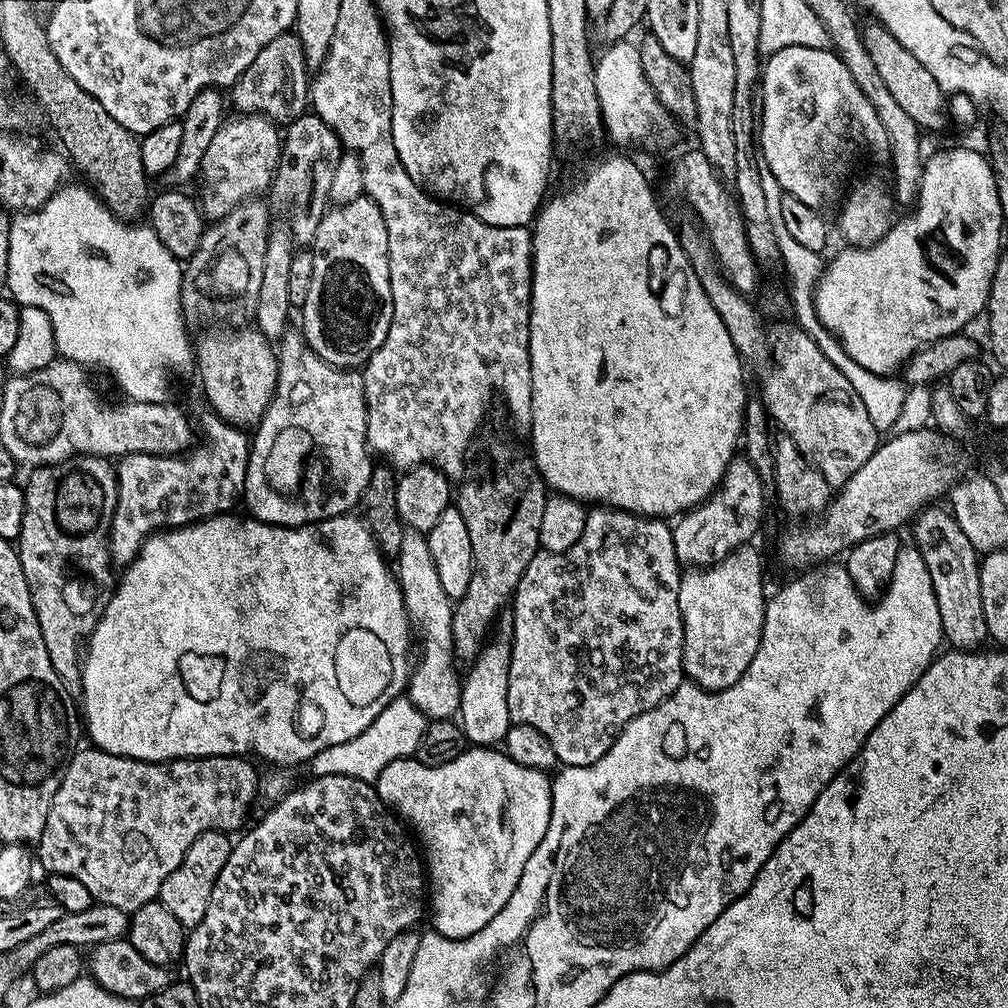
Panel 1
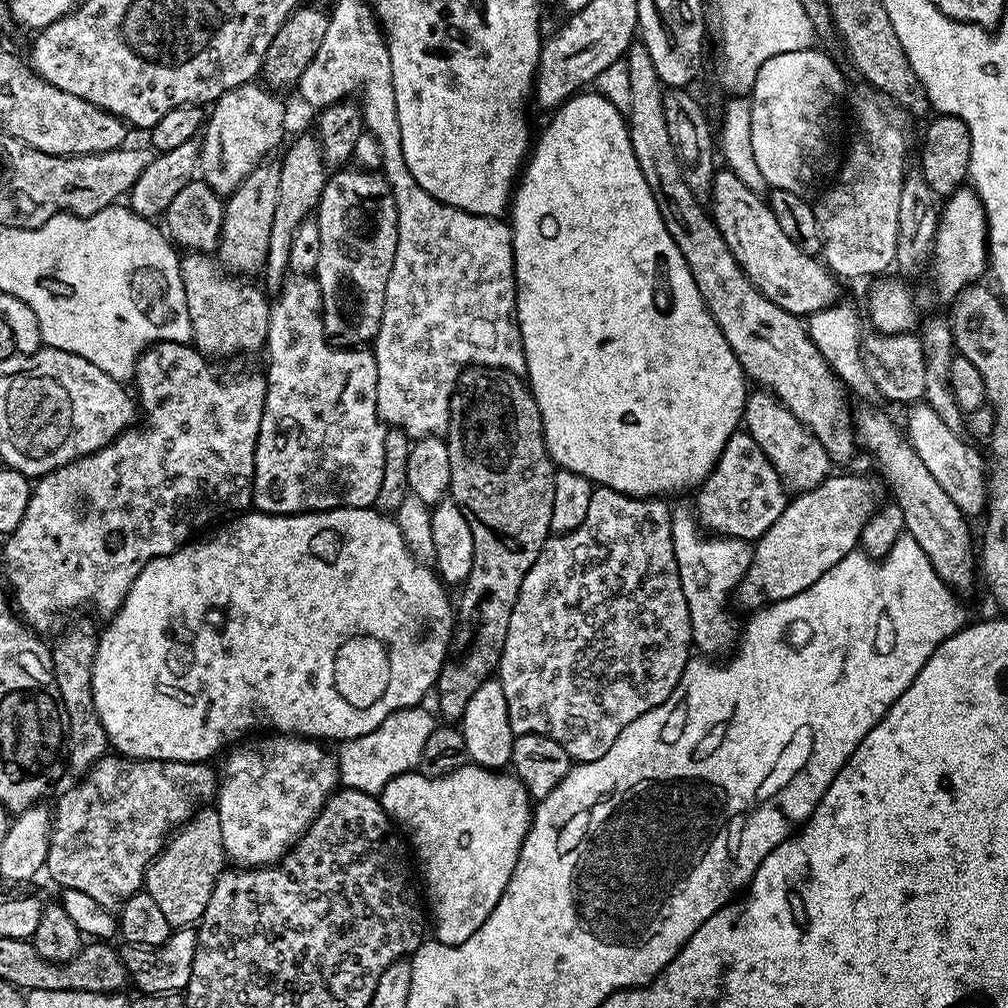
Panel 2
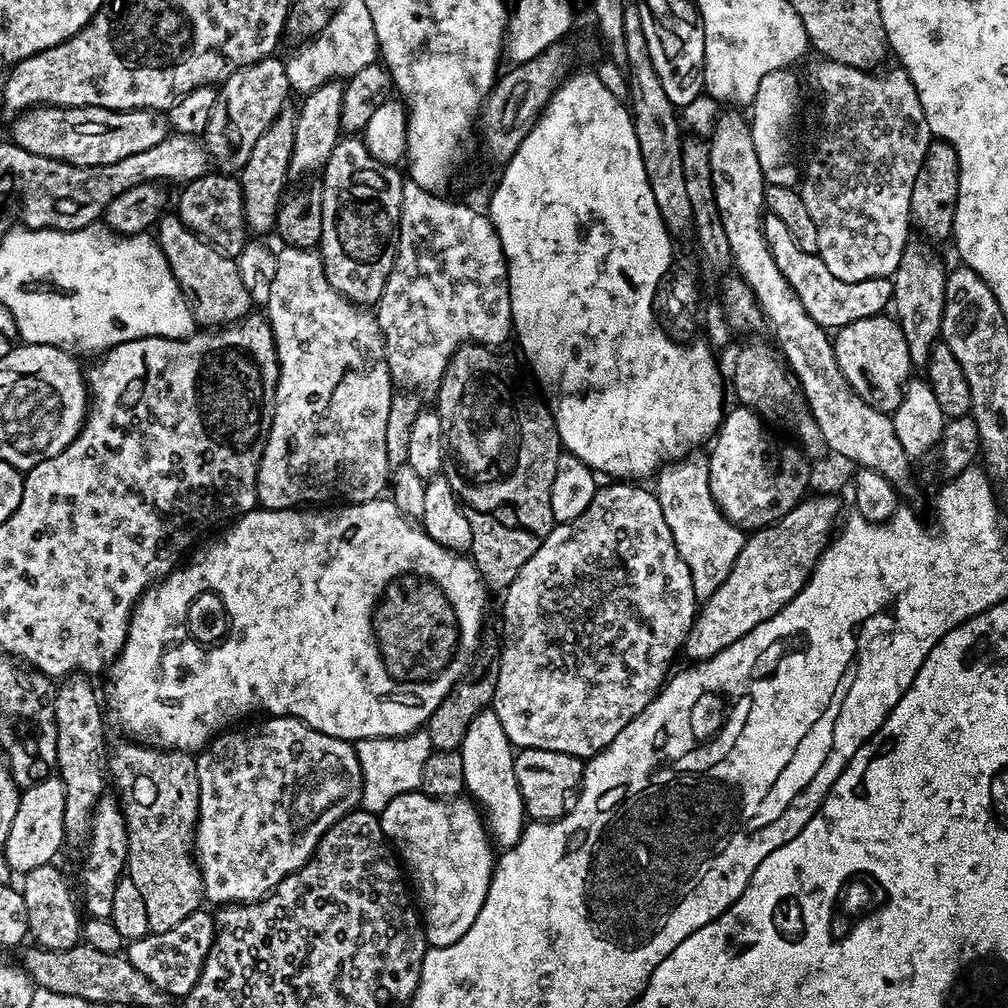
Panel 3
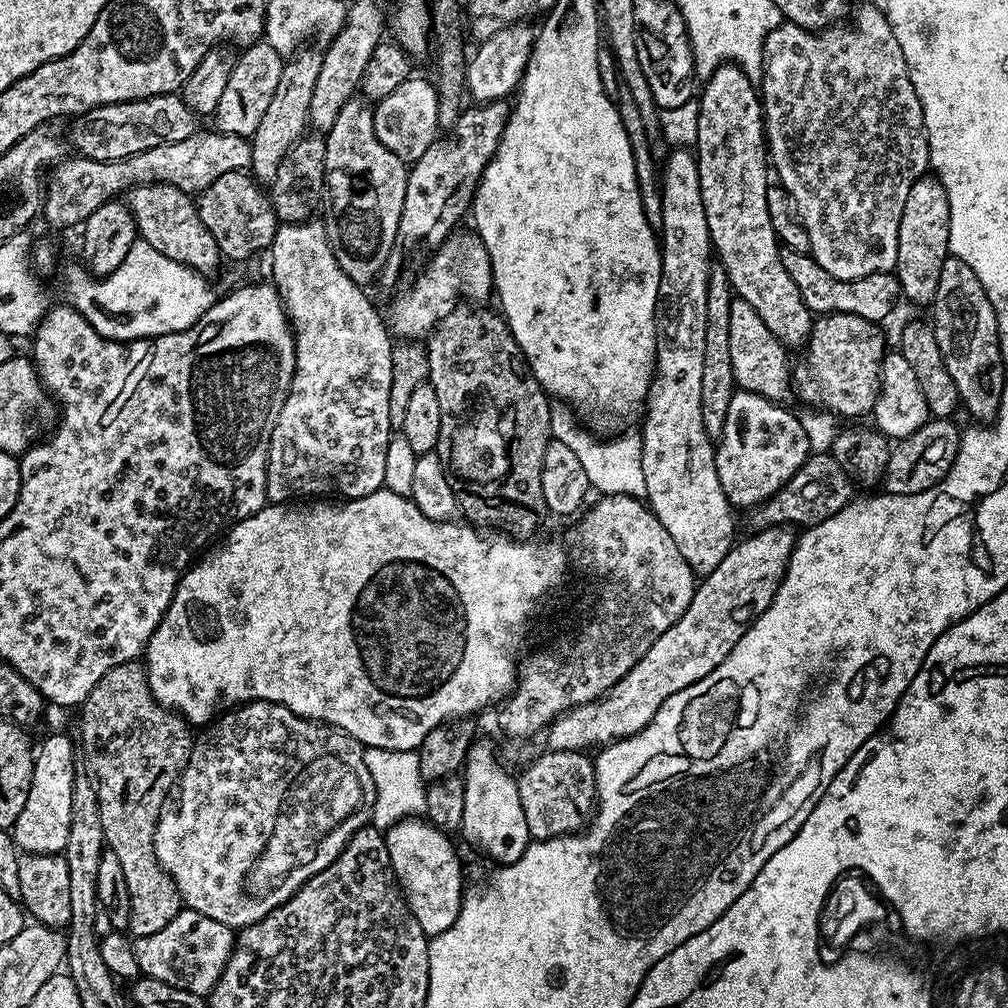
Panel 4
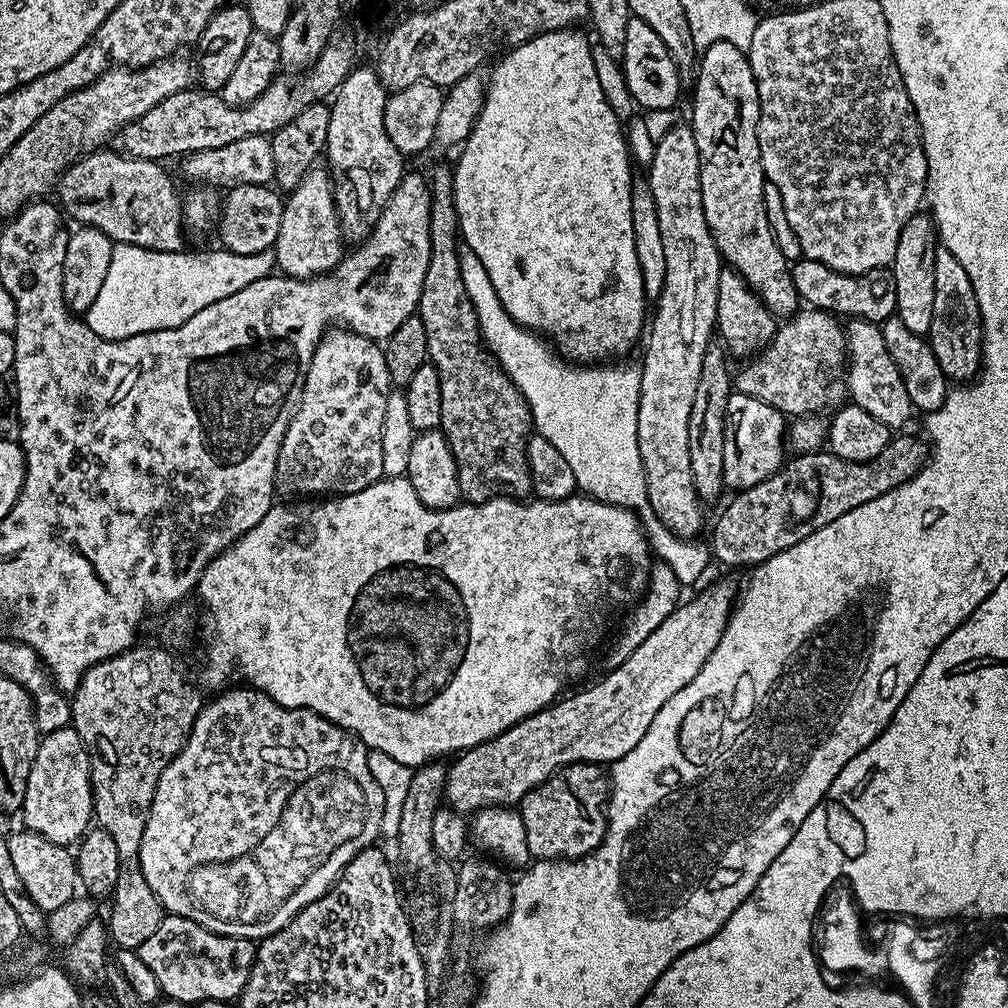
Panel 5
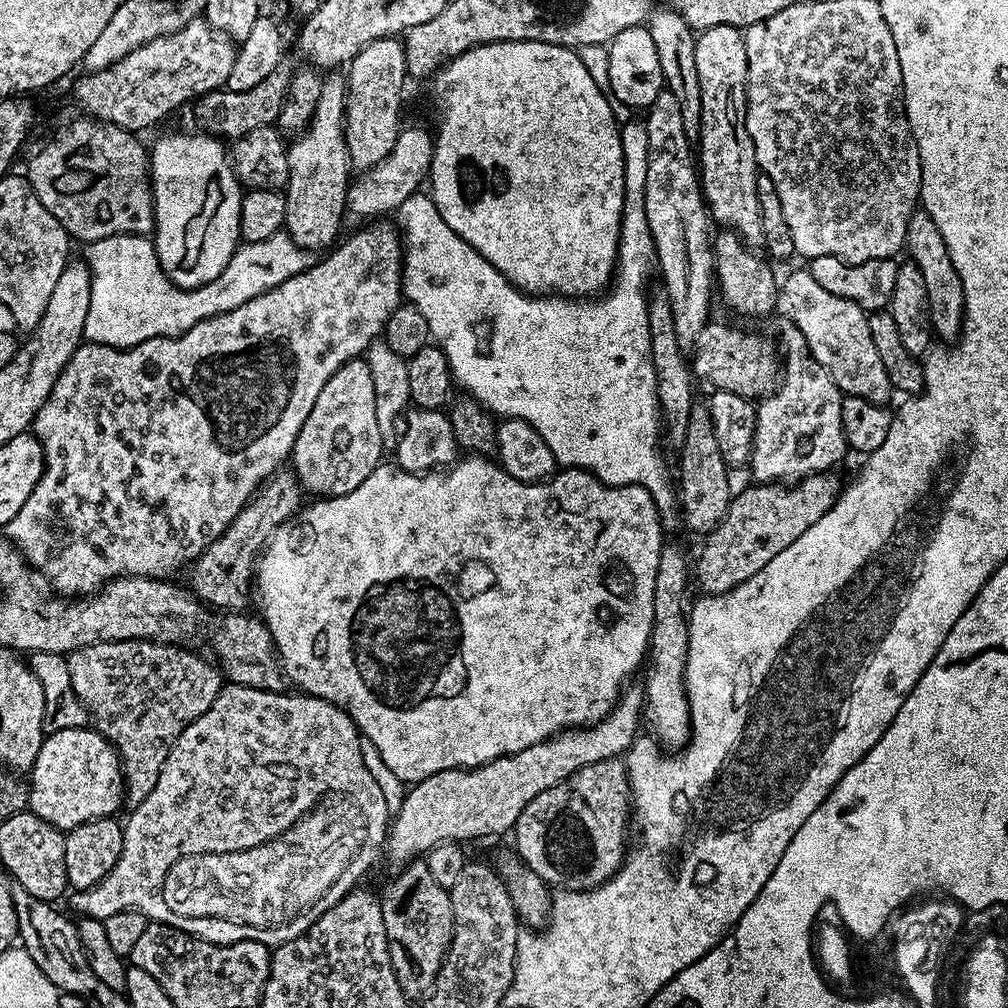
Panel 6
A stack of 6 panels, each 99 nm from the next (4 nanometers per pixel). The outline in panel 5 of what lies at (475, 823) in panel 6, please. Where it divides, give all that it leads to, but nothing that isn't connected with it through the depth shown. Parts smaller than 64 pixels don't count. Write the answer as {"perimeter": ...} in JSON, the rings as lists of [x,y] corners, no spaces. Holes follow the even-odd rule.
{"perimeter":[[[724,580],[710,585],[709,588],[703,588],[699,589],[701,592],[693,600],[685,599],[675,608],[670,618],[666,618],[662,626],[658,626],[658,630],[654,630],[654,634],[650,634],[650,638],[646,638],[646,642],[642,642],[642,646],[638,646],[638,650],[634,650],[630,658],[626,658],[626,662],[615,665],[605,680],[600,680],[573,696],[565,695],[557,699],[555,704],[543,708],[541,712],[510,726],[493,740],[487,740],[459,753],[448,768],[448,781],[443,793],[447,807],[461,814],[475,814],[481,808],[516,806],[524,799],[525,794],[533,792],[559,769],[570,764],[611,766],[614,761],[630,754],[630,750],[634,750],[634,746],[642,742],[642,734],[650,730],[654,714],[658,714],[658,710],[662,710],[662,706],[666,706],[666,702],[670,702],[670,698],[674,698],[674,694],[678,694],[682,686],[690,683],[698,674],[698,670],[702,670],[706,658],[714,654],[726,630],[728,619],[732,617],[732,609],[738,600],[738,588],[736,592],[735,586],[727,584]]]}

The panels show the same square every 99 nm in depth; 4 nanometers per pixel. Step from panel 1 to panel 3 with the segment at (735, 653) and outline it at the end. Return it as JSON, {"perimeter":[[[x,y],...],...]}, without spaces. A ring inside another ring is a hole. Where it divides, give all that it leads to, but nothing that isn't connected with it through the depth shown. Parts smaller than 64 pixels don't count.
{"perimeter":[[[689,454],[661,468],[655,477],[654,491],[658,506],[662,506],[662,515],[666,517],[666,526],[670,526],[670,534],[674,534],[674,546],[678,546],[682,562],[686,562],[690,570],[690,582],[694,582],[697,601],[703,602],[726,582],[734,558],[742,554],[746,532],[730,523],[714,502],[708,481],[708,456],[696,455],[700,454]]]}

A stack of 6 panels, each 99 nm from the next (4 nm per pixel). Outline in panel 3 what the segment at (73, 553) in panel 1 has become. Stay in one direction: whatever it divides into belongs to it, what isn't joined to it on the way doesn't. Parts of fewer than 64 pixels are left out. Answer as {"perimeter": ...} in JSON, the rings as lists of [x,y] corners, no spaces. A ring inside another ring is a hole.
{"perimeter":[[[73,674],[63,677],[54,692],[54,722],[58,730],[56,768],[64,783],[64,834],[69,845],[87,845],[92,834],[92,816],[96,804],[105,795],[106,744],[104,748],[104,716],[96,701],[96,688],[89,677]]]}

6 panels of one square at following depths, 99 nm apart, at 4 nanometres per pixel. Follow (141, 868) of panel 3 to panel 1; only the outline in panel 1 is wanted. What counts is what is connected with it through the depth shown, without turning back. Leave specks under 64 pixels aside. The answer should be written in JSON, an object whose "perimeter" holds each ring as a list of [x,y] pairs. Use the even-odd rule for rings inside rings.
{"perimeter":[[[215,830],[204,832],[194,842],[194,846],[186,850],[186,858],[182,858],[178,870],[174,870],[174,874],[170,874],[170,878],[162,882],[158,899],[166,906],[166,910],[170,910],[170,914],[174,914],[174,918],[178,918],[184,929],[196,928],[198,922],[206,918],[206,906],[210,906],[210,894],[214,894],[218,874],[222,874],[222,866],[226,866],[226,858],[230,858],[232,846],[233,841],[229,833]]]}

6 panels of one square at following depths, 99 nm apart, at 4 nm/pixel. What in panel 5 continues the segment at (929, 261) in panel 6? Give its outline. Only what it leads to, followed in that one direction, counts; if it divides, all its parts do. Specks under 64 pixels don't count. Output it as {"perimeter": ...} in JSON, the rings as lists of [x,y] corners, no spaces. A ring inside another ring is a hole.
{"perimeter":[[[943,246],[936,249],[934,277],[934,316],[926,339],[949,381],[971,381],[979,373],[984,358],[984,331],[978,298],[974,298],[974,286],[970,286],[970,277],[962,262]]]}

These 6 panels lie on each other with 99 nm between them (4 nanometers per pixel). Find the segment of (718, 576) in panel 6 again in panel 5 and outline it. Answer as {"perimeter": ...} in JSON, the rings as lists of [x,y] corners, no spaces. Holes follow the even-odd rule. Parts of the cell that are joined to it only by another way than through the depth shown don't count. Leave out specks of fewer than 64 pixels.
{"perimeter":[[[904,434],[893,435],[892,439],[888,441],[886,450],[882,450],[882,454],[878,454],[878,458],[870,458],[866,462],[843,460],[830,450],[793,455],[773,476],[766,478],[766,482],[758,482],[758,486],[750,486],[733,495],[735,497],[727,504],[714,524],[712,540],[710,539],[710,550],[713,557],[715,559],[717,557],[728,566],[763,564],[774,554],[802,542],[802,538],[814,534],[822,526],[842,518],[842,514],[846,514],[866,502],[874,502],[874,498],[886,494],[899,484],[904,484],[910,478],[914,478],[919,474],[920,469],[925,467],[930,455],[930,448],[923,439],[921,439],[922,441],[911,440],[908,436],[900,435]]]}

